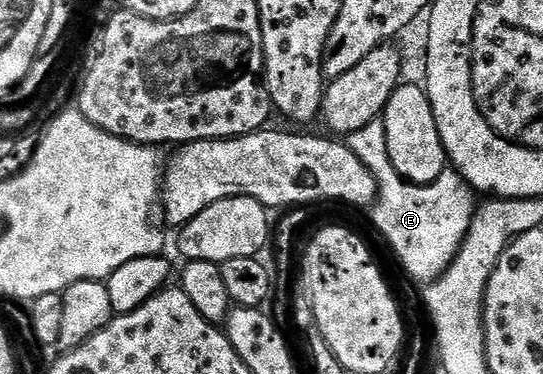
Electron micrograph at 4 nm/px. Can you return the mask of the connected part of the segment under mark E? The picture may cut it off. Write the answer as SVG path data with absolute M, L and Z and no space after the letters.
M381 118L371 120L371 124L359 128L359 132L348 135L347 145L377 181L377 200L371 207L371 213L378 232L389 241L402 268L415 281L420 284L433 282L455 260L471 228L473 213L479 205L473 187L467 185L458 170L452 168L446 168L437 182L426 186L407 182L399 172L395 172L387 156L385 123Z

